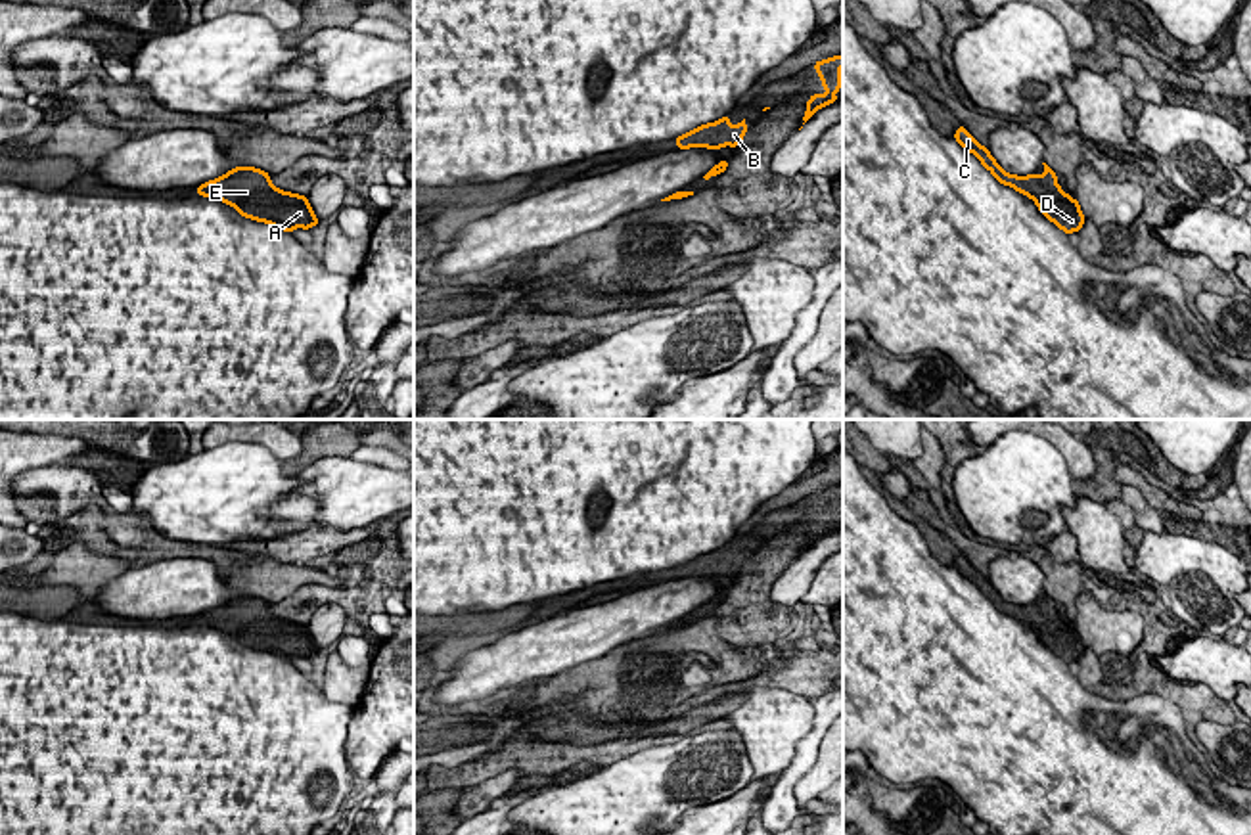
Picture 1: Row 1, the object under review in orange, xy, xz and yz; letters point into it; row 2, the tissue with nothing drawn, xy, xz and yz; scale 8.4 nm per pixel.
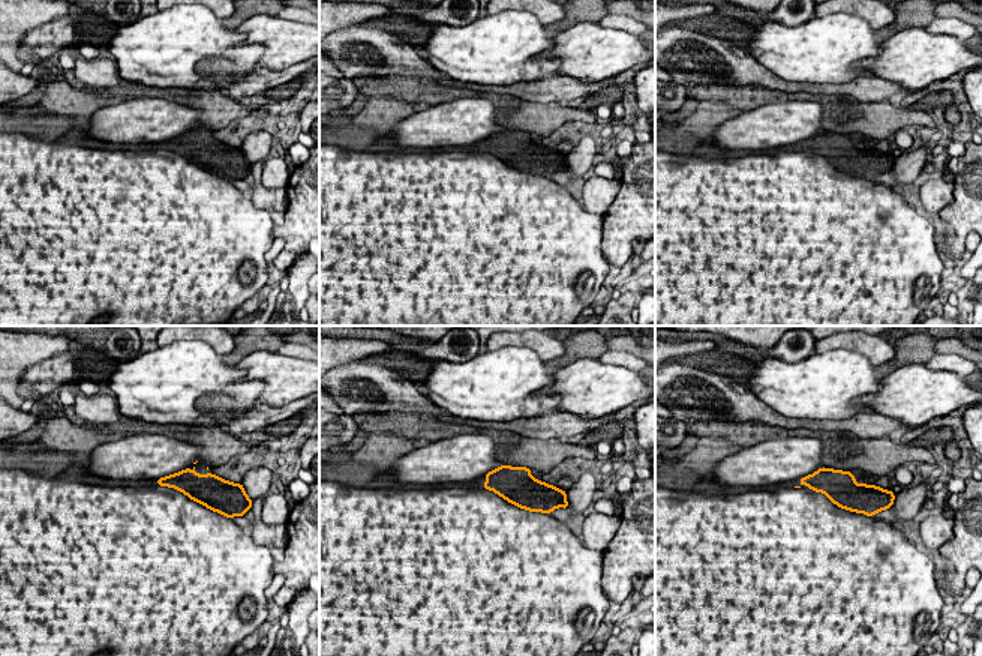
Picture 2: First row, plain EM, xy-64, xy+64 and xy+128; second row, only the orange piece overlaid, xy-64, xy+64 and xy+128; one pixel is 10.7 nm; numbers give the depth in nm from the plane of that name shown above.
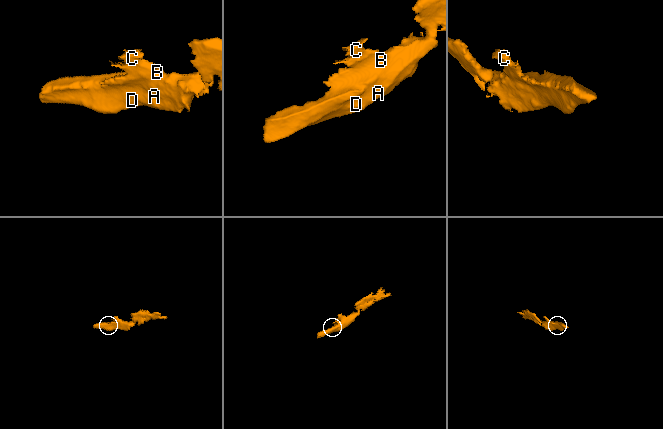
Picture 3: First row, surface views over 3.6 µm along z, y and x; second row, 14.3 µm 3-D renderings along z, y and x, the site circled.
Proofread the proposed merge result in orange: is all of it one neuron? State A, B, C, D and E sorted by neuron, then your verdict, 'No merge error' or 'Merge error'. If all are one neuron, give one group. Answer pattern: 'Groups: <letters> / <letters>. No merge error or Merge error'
Groups: A B C D E. No merge error

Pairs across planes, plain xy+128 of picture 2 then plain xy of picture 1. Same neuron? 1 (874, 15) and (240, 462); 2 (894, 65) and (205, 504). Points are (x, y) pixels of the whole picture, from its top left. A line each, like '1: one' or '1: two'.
1: two
2: two

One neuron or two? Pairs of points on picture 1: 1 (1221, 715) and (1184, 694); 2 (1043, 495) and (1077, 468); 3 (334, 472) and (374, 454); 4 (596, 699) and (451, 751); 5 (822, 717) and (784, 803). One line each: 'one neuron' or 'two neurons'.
1: one neuron
2: two neurons
3: two neurons
4: two neurons
5: one neuron

